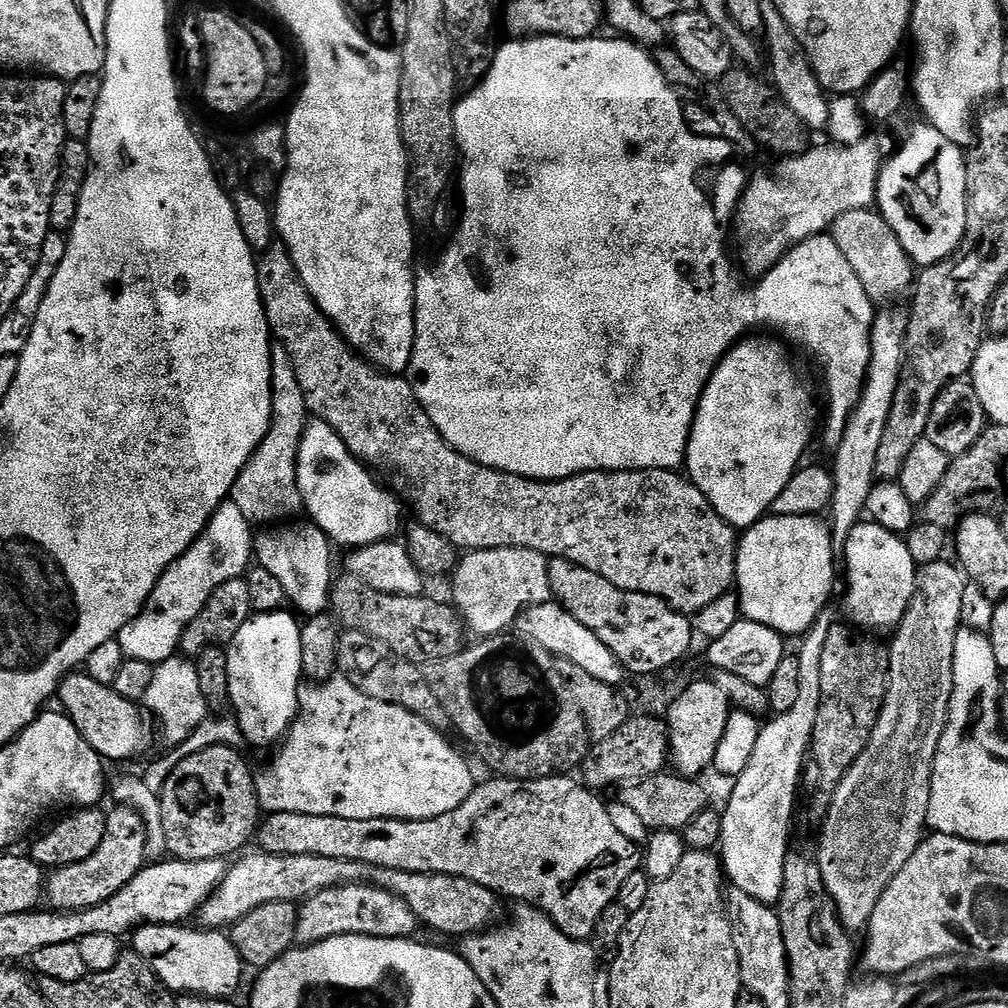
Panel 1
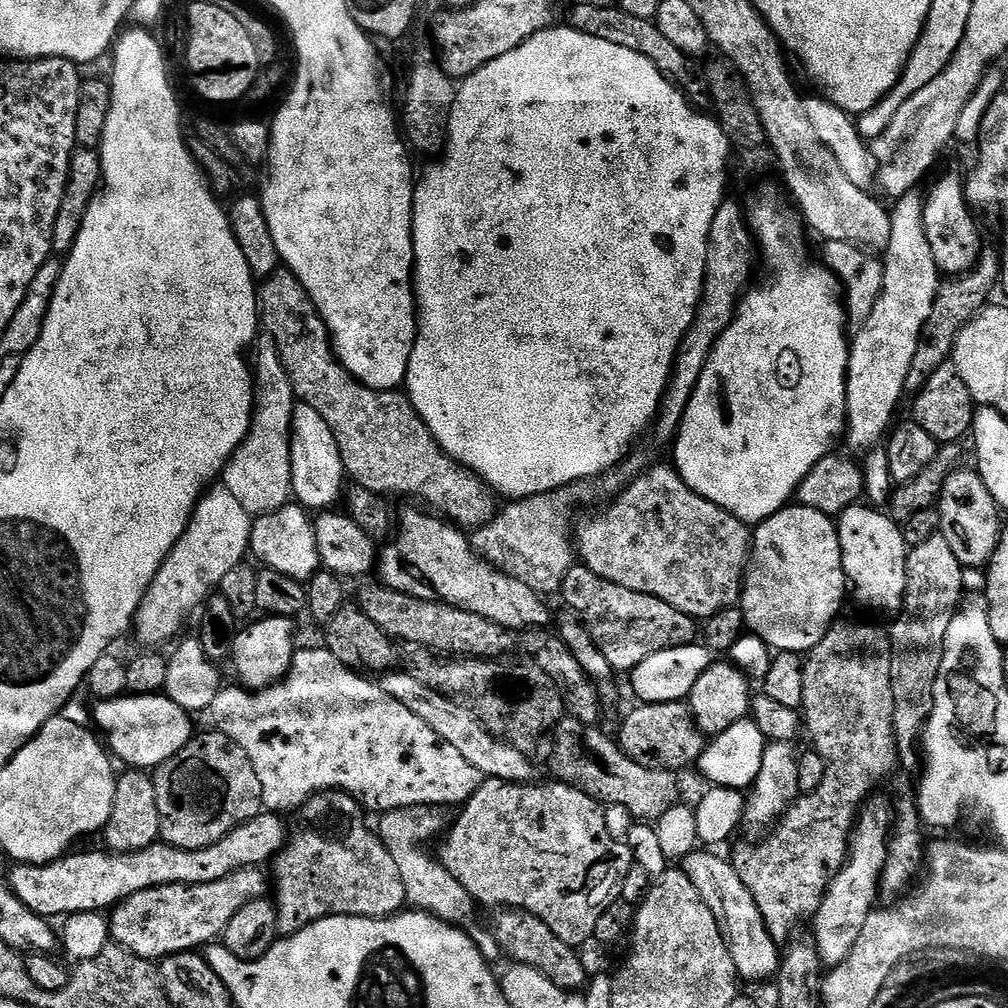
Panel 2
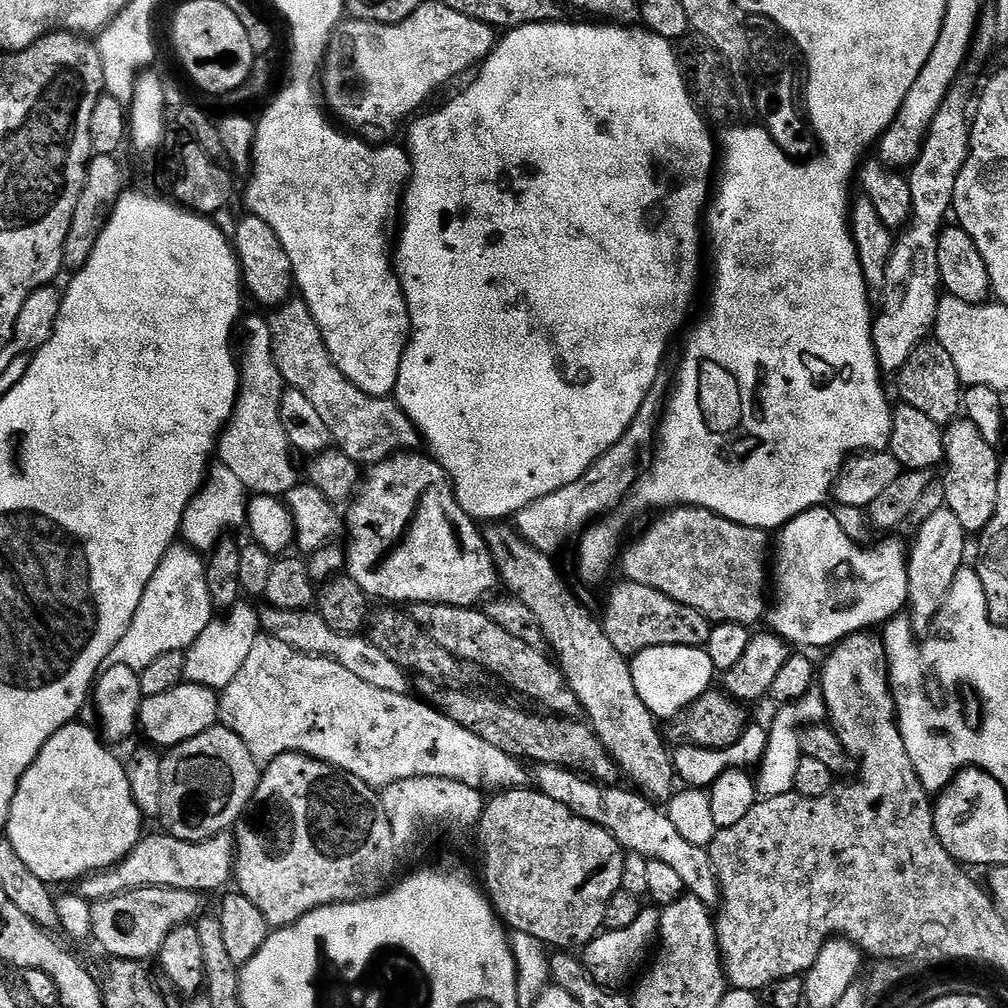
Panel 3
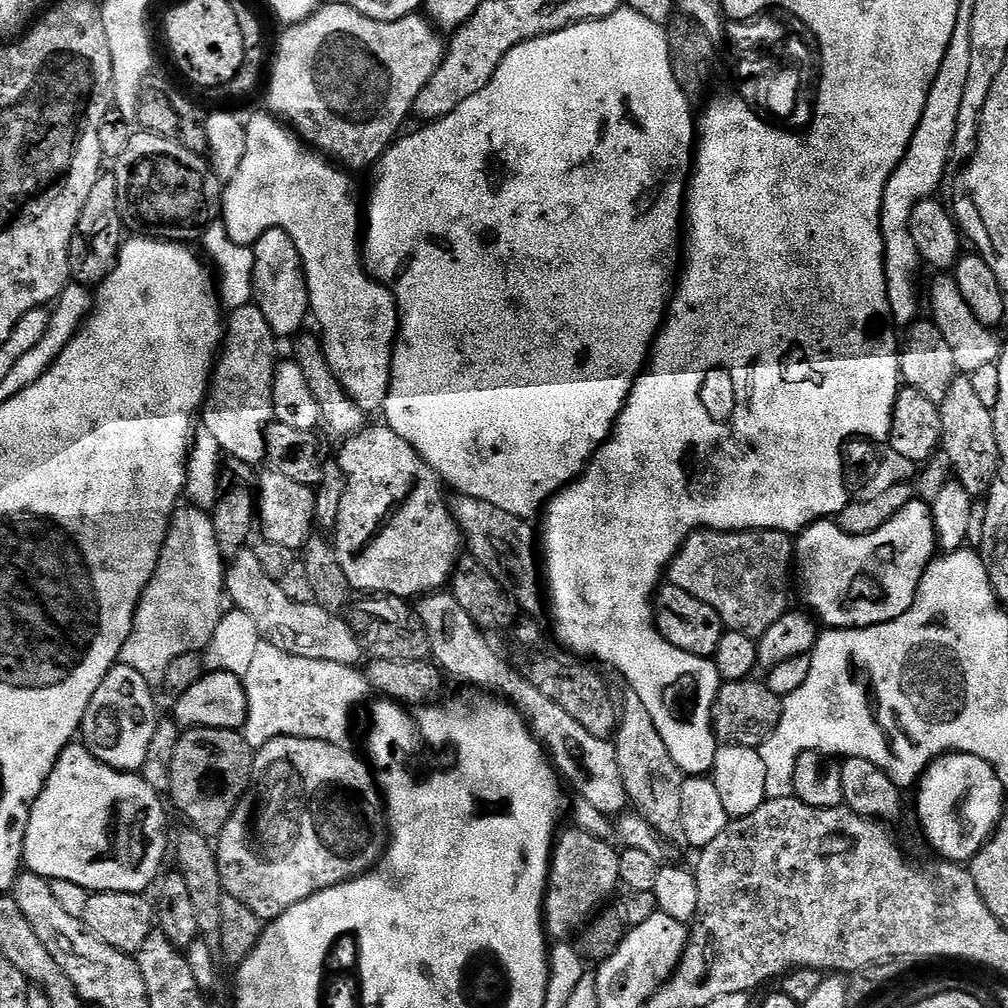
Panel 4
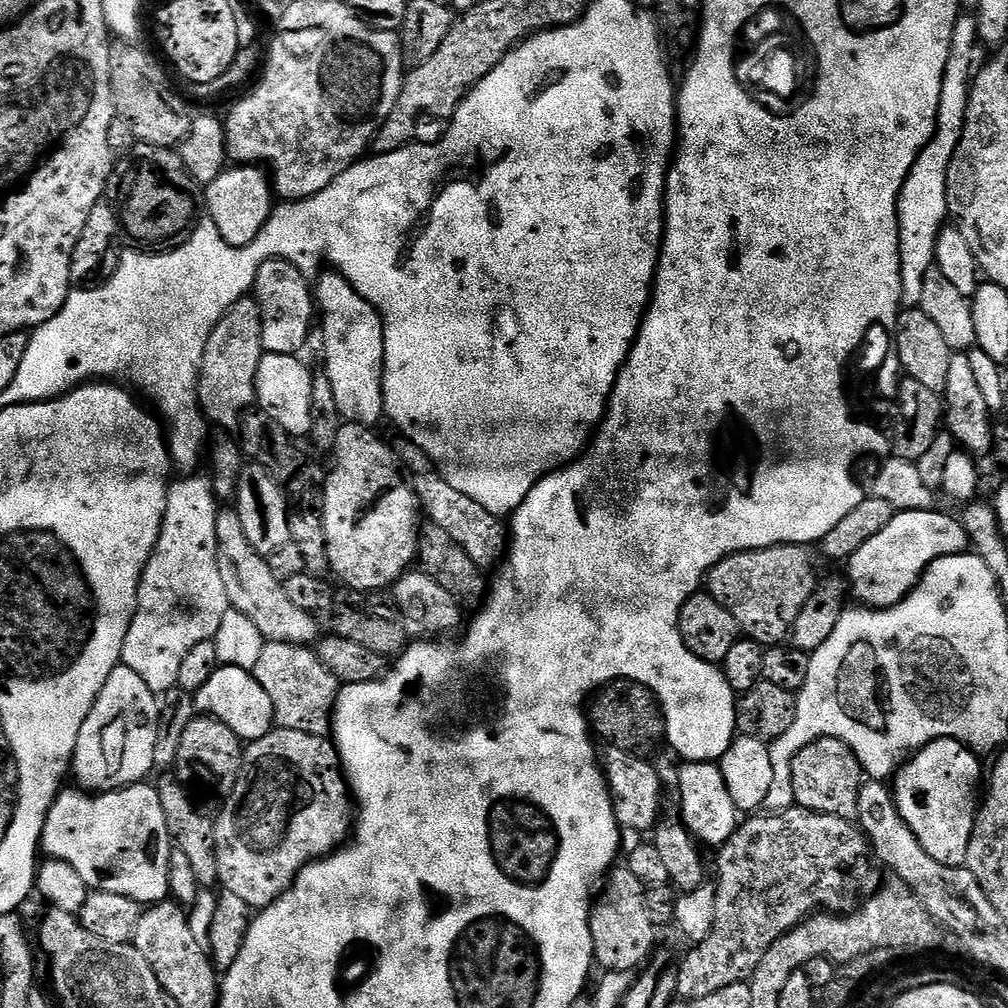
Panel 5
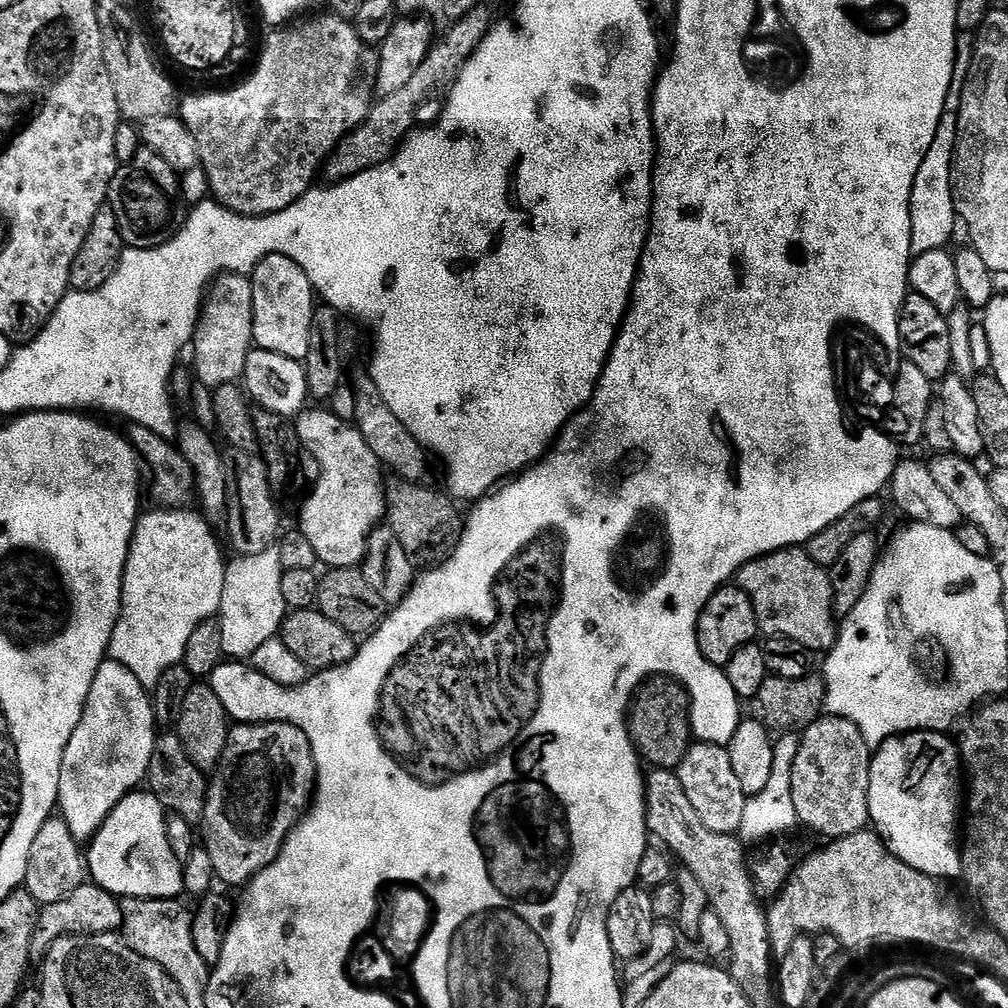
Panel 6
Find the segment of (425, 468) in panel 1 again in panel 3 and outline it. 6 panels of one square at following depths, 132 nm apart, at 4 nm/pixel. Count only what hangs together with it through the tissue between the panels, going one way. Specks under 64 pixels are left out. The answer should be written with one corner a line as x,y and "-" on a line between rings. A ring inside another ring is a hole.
303,298
287,300
279,308
271,309
267,322
270,326
270,342
274,346
274,362
278,362
285,385
300,391
310,400
329,427
331,443
337,449
346,453
356,464
371,466
382,463
398,452
410,452
421,447
420,429
400,409
395,399
366,394
332,363
320,327
-
677,506
659,513
652,529
637,544
623,549
624,573
633,584
650,586
650,590
662,590
666,598
682,602
682,606
694,606
706,619
717,624
746,624
755,626
766,616
764,595
770,592
770,540
763,528
730,522
705,508

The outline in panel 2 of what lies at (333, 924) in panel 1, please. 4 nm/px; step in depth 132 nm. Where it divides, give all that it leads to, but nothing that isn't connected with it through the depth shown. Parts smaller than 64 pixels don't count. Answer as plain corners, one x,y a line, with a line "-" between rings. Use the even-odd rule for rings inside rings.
335,790
317,792
299,808
295,816
296,825
293,828
291,825
286,847
270,864
281,937
298,934
306,926
327,916
357,916
384,920
387,916
397,915
408,904
405,887
402,886
401,875
398,874
394,858
377,836
377,829
372,824
368,825
369,817
364,805
357,802
351,794

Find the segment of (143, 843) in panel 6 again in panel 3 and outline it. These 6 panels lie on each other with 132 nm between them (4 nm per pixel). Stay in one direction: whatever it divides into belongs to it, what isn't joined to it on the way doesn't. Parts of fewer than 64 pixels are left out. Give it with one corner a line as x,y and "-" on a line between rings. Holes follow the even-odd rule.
73,722
66,725
65,728
52,735
50,742
46,742
46,746
42,746
42,750
38,754
38,758
34,758
30,770
26,770
26,774
18,782
18,790
14,794
10,814
8,815
6,838
14,846
14,850
18,850
18,858
22,858
22,862
26,862
26,866
30,866
30,874
42,878
44,883
49,886
64,884
67,880
76,882
93,872
103,872
105,868
112,868
115,864
120,864
136,849
136,845
140,843
146,832
146,829
144,829
146,817
140,813
140,807
137,806
130,794
130,782
126,778
126,770
122,760
119,760
114,753
107,752
100,745
101,737
99,735
96,737
86,725
80,723

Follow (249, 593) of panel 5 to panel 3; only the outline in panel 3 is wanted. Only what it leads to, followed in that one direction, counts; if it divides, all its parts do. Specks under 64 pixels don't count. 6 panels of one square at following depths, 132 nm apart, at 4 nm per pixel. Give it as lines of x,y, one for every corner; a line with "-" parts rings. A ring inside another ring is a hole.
264,606
259,609
259,613
261,629
267,635
278,638
278,642
286,642
286,646
297,648
307,656
324,656
327,660
338,662
338,666
346,666
350,674
362,678
362,682
370,682
370,686
378,686
378,690
390,690
390,694
409,695
409,673
400,668
398,662
393,662
388,655
382,654
382,650
378,650
378,646
374,646
371,640
363,635
330,630
330,626
326,626
326,622
316,610
295,612

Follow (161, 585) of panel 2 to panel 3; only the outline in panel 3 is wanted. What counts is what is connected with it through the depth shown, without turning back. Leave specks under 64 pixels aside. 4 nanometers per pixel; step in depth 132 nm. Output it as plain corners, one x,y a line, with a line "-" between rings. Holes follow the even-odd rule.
219,462
213,463
204,483
200,485
200,491
186,506
180,527
183,543
201,554
211,553
216,544
233,531
231,528
245,527
249,499
248,488
242,486
234,470

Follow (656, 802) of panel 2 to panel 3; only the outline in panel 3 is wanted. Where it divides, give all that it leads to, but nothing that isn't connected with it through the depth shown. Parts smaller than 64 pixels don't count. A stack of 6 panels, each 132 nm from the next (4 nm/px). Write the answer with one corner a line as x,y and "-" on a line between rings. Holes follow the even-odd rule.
425,678
417,679
414,684
415,691
443,716
458,722
458,726
469,728
474,734
478,734
478,738
482,738
482,742
498,746
498,750
502,750
507,756
514,756
521,762
532,760
533,765
557,764
559,768
571,768
609,786
615,785
619,781
616,779
621,778
622,772
616,765
616,759
596,737
592,725
583,719
561,718
555,714
534,716
512,704
503,704
492,696
479,696
476,692
452,687
456,686
445,686
439,680

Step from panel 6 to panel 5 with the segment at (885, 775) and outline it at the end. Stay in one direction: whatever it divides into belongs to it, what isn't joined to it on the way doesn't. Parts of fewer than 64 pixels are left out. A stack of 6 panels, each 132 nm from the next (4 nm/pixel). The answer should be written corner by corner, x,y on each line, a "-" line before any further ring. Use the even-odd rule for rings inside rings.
931,740
919,752
913,752
899,768
894,777
896,805
912,833
922,842
926,854
946,866
961,866
966,861
966,850
970,846
970,834
974,830
974,822
978,811
976,791
982,788
982,768
975,751
960,740

